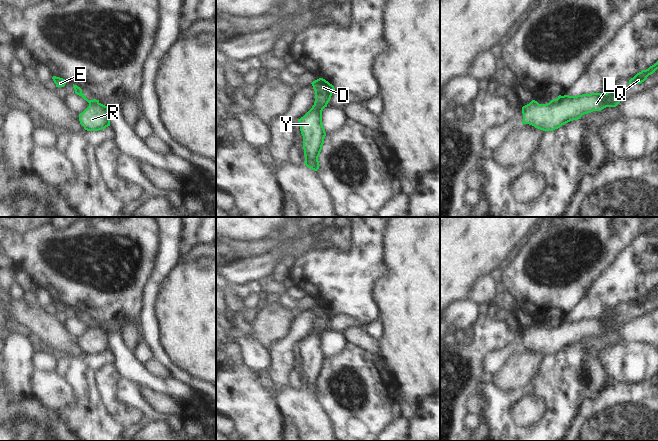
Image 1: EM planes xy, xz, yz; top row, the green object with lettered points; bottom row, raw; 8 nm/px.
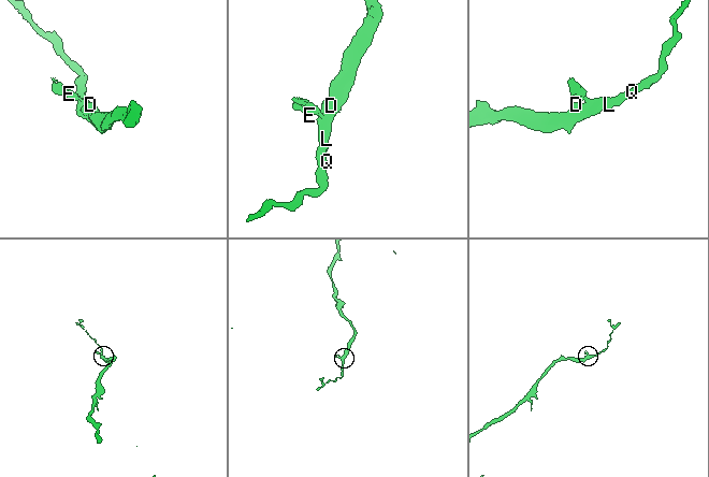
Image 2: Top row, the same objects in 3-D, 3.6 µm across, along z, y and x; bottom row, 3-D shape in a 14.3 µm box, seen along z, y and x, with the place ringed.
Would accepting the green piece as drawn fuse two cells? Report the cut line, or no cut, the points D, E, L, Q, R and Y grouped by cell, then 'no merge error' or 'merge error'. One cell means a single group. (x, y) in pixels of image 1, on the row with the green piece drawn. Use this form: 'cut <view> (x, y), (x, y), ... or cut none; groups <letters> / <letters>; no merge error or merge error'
cut xy (98, 101), (89, 105); groups D L Q R Y / E; merge error

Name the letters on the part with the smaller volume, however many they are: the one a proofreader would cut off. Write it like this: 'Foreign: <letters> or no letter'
Foreign: E

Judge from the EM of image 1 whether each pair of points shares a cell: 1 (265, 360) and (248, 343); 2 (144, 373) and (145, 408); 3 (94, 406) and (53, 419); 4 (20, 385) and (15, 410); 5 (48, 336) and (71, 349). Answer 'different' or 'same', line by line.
1: same
2: different
3: different
4: different
5: same

